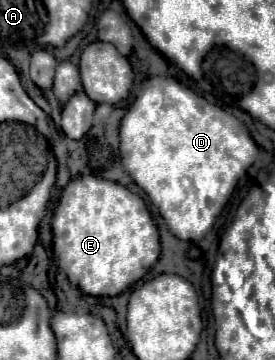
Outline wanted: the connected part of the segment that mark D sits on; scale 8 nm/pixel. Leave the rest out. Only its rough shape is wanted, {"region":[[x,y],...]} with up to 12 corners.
{"region":[[155,76],[121,164],[181,240],[211,230],[257,144]]}

